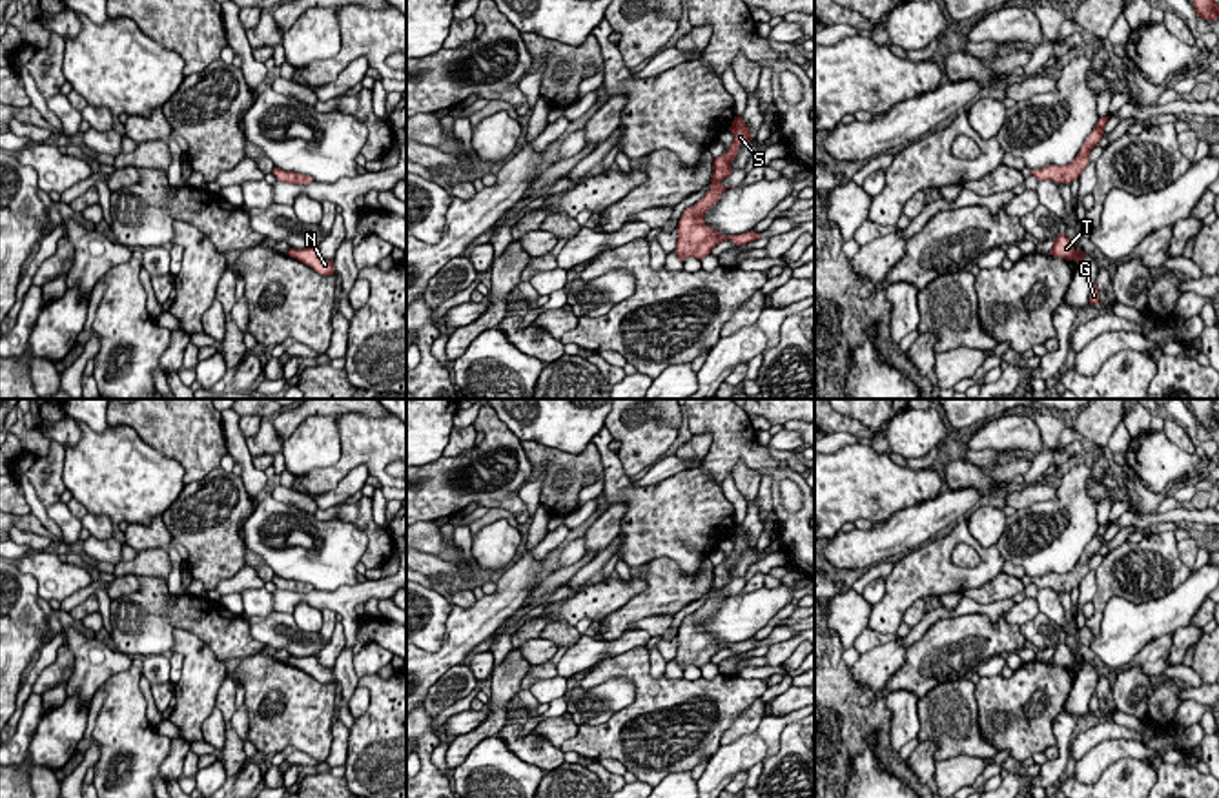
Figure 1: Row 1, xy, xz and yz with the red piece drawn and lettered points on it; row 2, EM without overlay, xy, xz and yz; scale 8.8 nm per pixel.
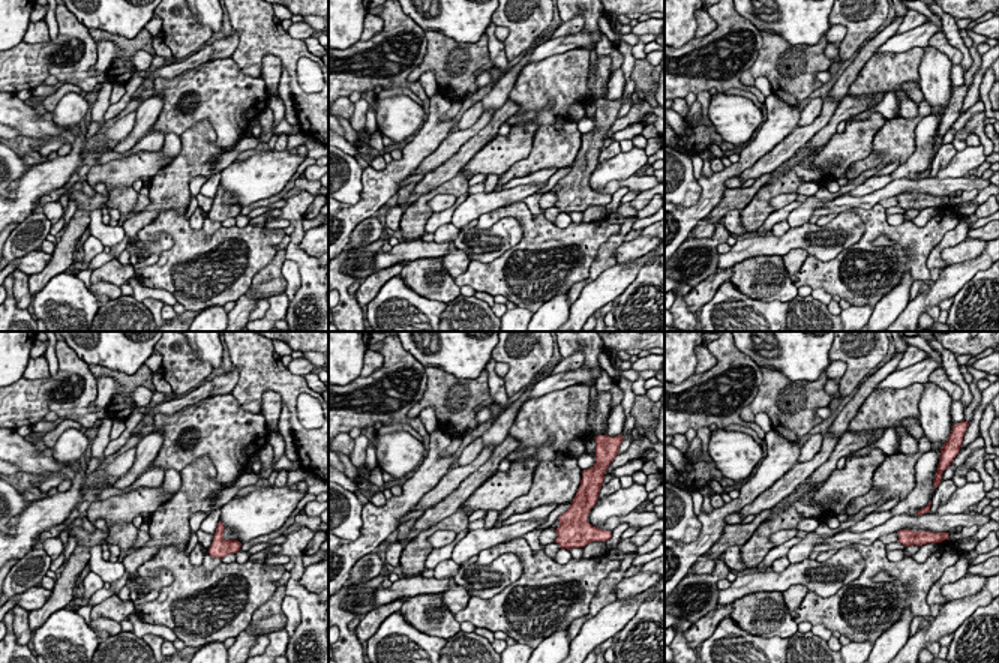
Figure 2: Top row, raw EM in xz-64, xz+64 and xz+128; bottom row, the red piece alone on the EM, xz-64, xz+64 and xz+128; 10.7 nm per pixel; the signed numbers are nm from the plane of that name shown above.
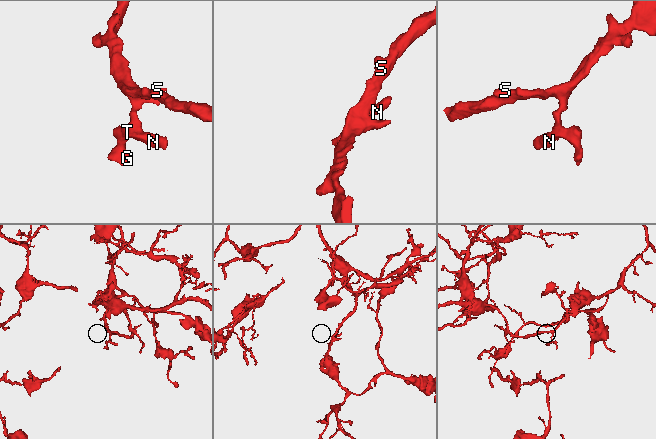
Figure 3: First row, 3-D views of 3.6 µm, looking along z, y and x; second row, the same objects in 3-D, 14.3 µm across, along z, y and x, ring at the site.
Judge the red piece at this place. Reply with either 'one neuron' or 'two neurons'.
one neuron

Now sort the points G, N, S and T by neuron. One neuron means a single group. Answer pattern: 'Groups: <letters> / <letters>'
Groups: G N S T

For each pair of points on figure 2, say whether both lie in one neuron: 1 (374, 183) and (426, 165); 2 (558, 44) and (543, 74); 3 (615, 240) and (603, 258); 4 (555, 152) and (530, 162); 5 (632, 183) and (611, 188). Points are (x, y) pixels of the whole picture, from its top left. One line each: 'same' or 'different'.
1: different
2: different
3: same
4: same
5: same

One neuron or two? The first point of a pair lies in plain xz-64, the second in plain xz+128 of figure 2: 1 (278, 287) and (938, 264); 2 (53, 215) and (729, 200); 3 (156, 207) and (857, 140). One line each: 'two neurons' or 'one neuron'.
1: two neurons
2: two neurons
3: two neurons

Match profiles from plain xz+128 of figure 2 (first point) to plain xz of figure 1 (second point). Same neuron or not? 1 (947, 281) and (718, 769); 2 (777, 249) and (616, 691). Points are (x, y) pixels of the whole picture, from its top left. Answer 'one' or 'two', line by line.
1: one
2: one

